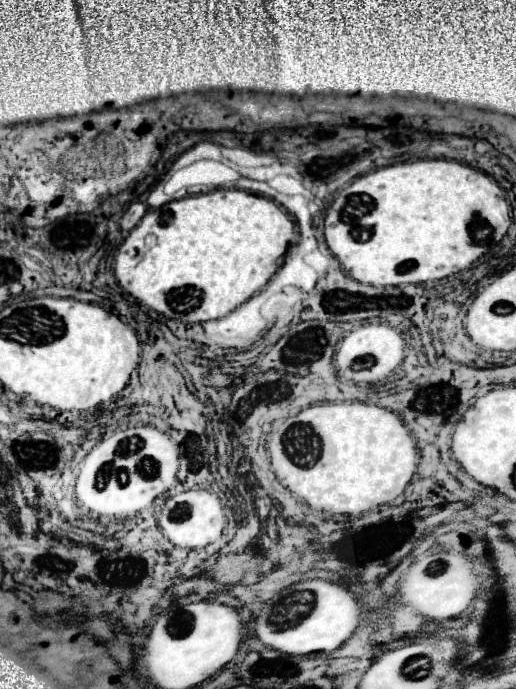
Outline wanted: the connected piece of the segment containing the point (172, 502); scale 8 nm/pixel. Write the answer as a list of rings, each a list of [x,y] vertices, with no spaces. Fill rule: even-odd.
[[[188,490],[166,500],[158,516],[158,526],[174,546],[204,548],[222,536],[222,530],[226,526],[226,516],[220,498],[212,490]]]

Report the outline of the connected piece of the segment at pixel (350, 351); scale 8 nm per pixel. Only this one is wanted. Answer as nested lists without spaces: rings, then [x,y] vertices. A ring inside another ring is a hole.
[[[362,324],[348,332],[336,346],[334,368],[346,380],[368,382],[374,384],[394,372],[404,360],[404,340],[402,336],[388,324]]]

